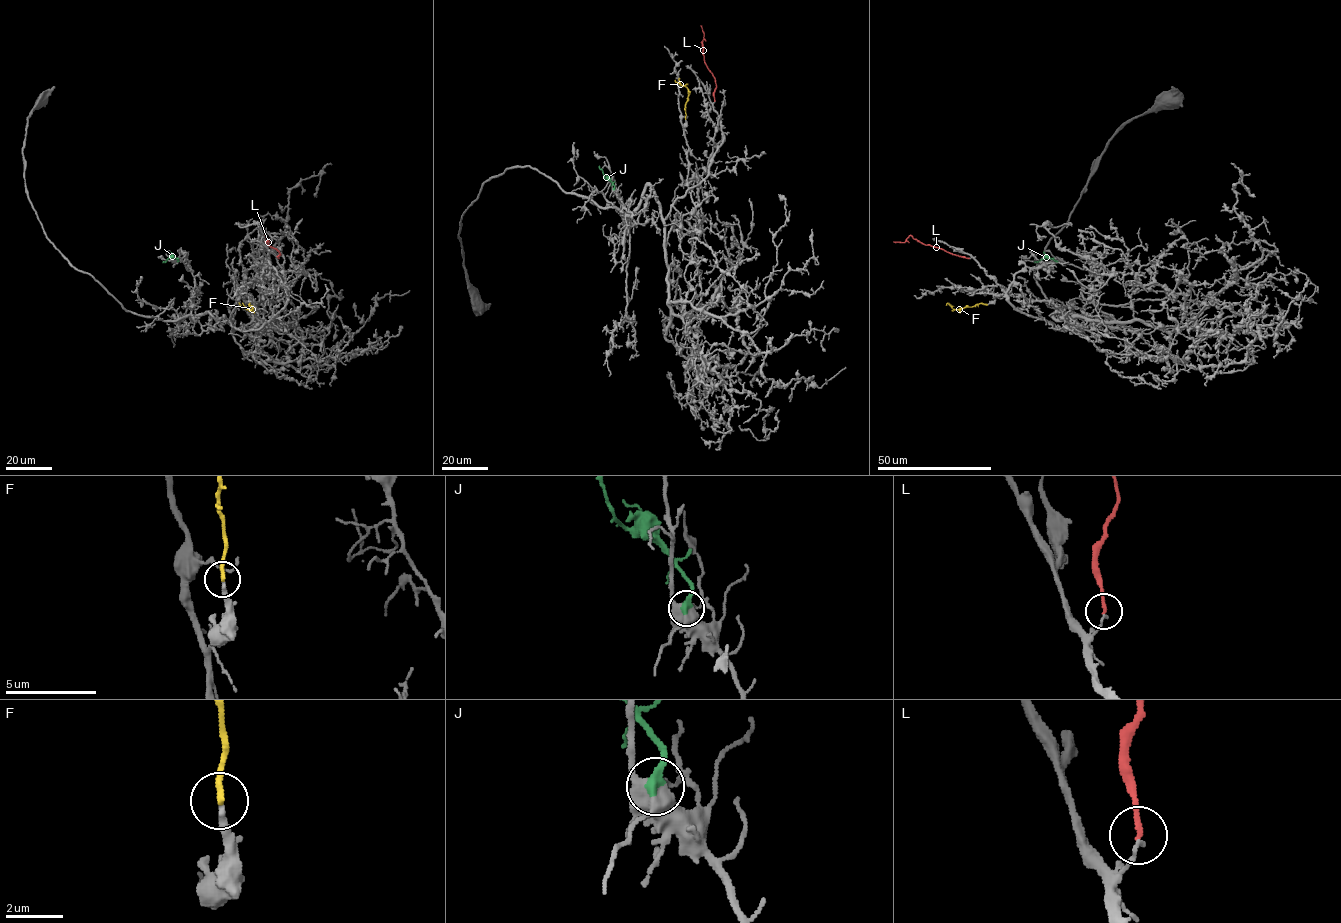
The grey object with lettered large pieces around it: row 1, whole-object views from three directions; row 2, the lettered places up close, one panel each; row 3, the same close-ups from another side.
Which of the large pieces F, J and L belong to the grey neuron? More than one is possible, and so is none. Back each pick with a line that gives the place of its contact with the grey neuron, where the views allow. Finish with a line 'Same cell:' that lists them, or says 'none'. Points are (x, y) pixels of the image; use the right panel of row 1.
F: contact (987, 304)
J: contact (1057, 261)
Same cell: F, J

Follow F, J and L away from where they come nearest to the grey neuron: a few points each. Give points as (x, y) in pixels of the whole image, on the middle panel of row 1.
F: (685, 119), (688, 89), (679, 83), (679, 78)
J: (614, 189), (599, 166)
L: (714, 100), (715, 80), (704, 62), (704, 32), (700, 25)

